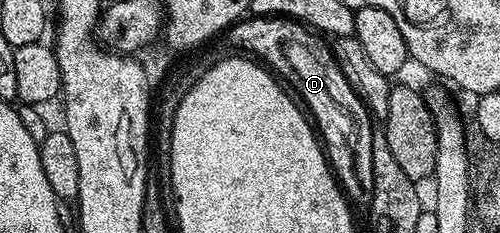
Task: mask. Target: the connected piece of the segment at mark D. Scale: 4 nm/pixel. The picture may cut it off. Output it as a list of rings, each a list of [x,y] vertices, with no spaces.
[[[284,17],[239,19],[224,32],[224,39],[236,58],[259,65],[259,69],[266,71],[289,94],[291,101],[295,101],[297,108],[313,124],[342,192],[354,204],[368,205],[373,200],[371,141],[374,120],[355,89],[351,89],[347,77],[343,77],[332,46],[304,23]]]

